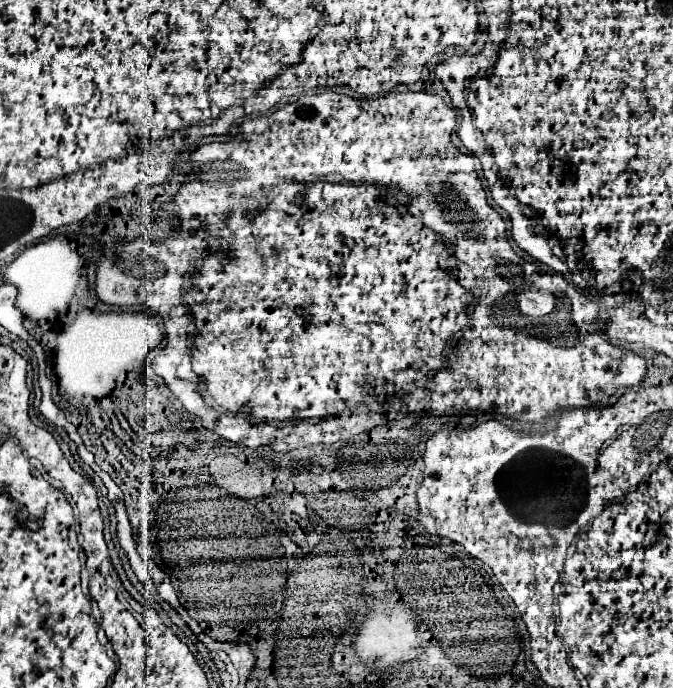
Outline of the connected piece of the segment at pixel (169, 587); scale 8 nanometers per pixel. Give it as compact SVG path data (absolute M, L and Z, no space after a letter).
M164 577L164 579L160 581L160 595L162 595L162 599L168 601L172 607L174 607L174 603L178 601L178 595L176 595L176 591L174 591L174 585L172 585L170 577Z

